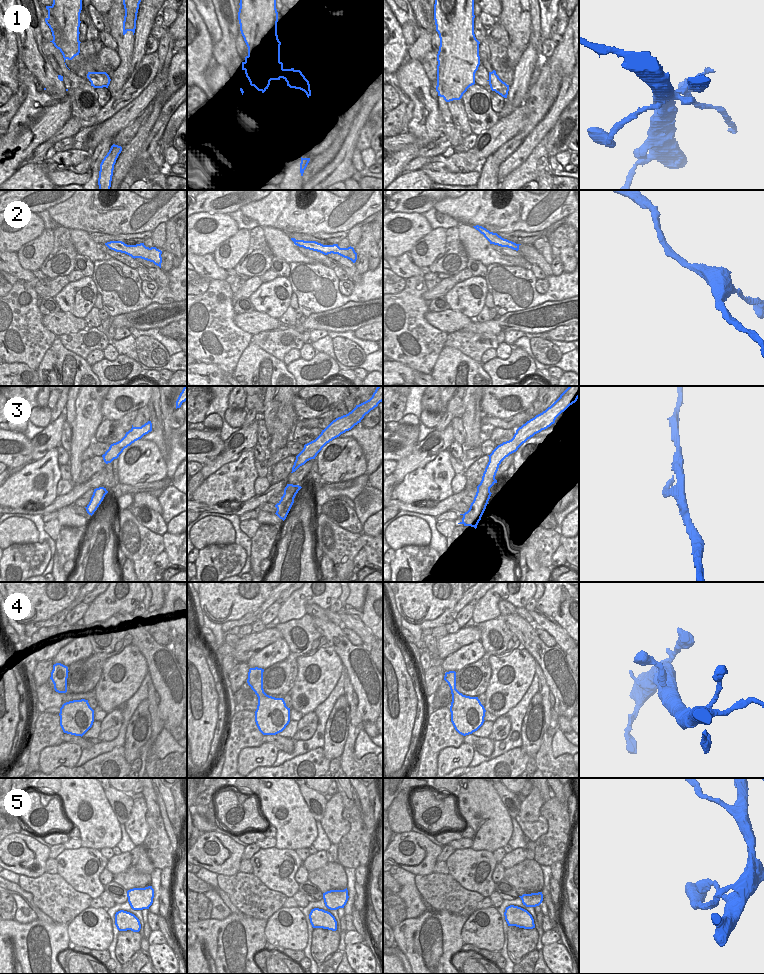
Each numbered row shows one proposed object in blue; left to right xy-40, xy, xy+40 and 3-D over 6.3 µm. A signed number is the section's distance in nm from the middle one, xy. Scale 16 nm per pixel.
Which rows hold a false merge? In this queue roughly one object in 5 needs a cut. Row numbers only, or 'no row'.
1

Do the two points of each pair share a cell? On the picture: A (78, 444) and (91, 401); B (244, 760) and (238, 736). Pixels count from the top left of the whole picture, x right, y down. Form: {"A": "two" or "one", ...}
{"A": "one", "B": "two"}

